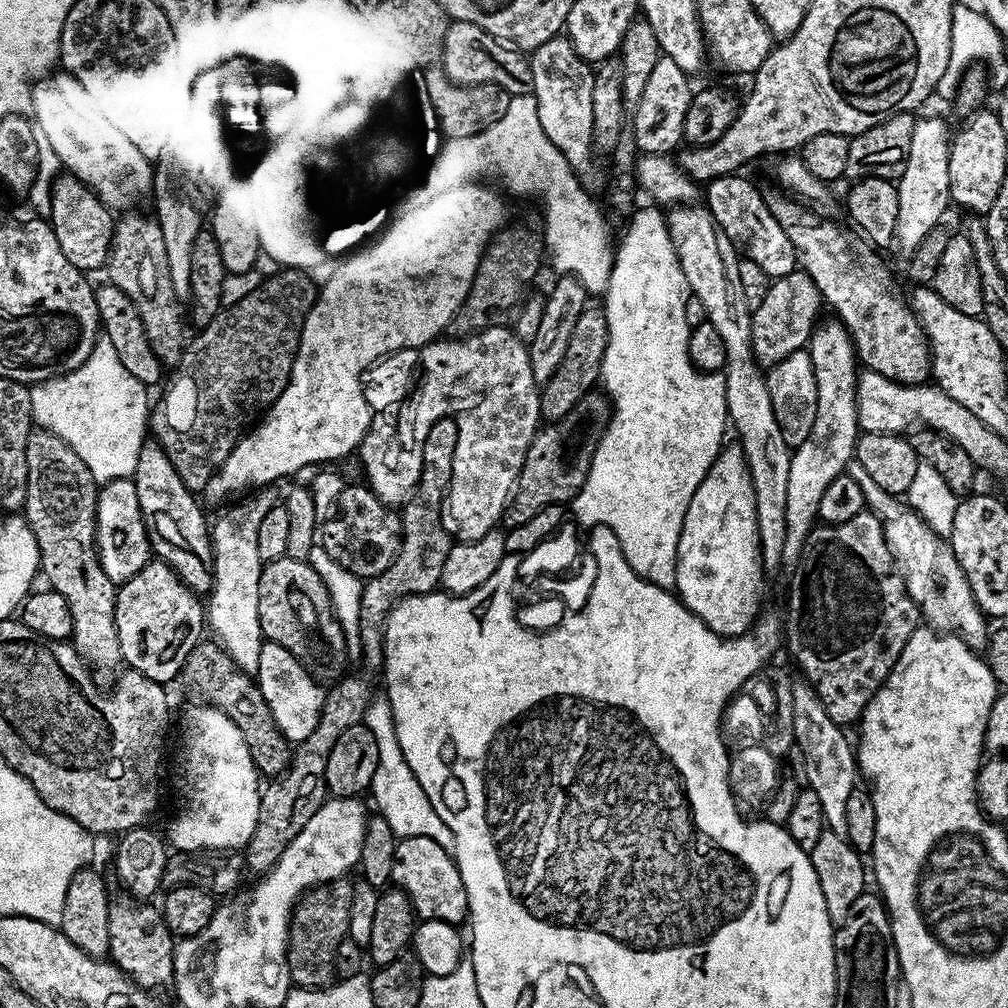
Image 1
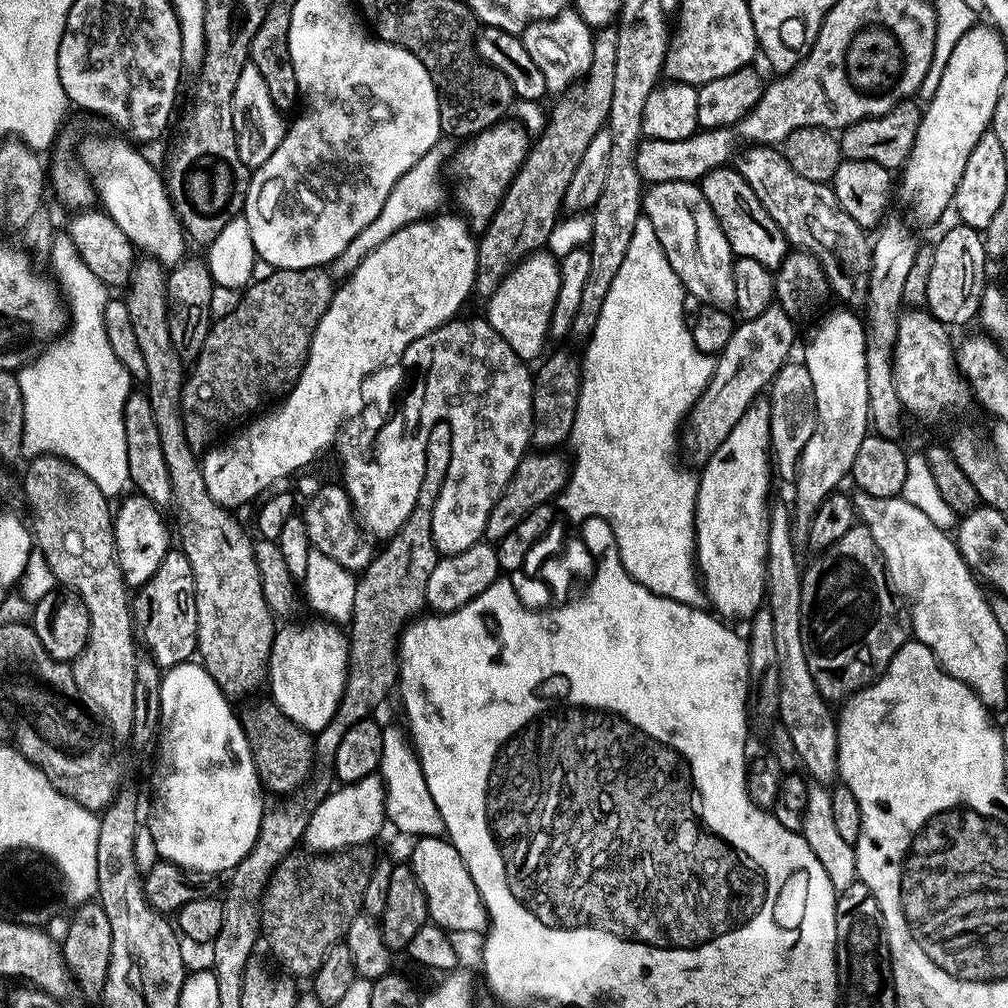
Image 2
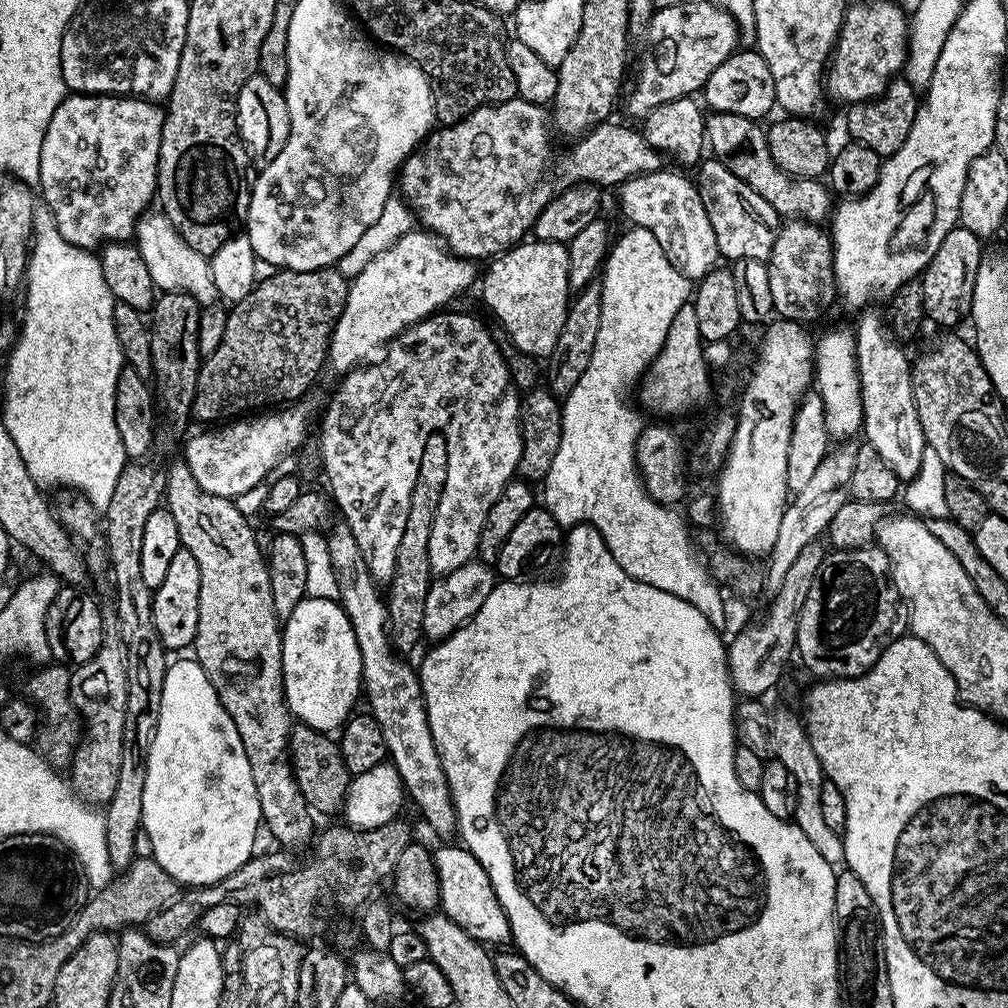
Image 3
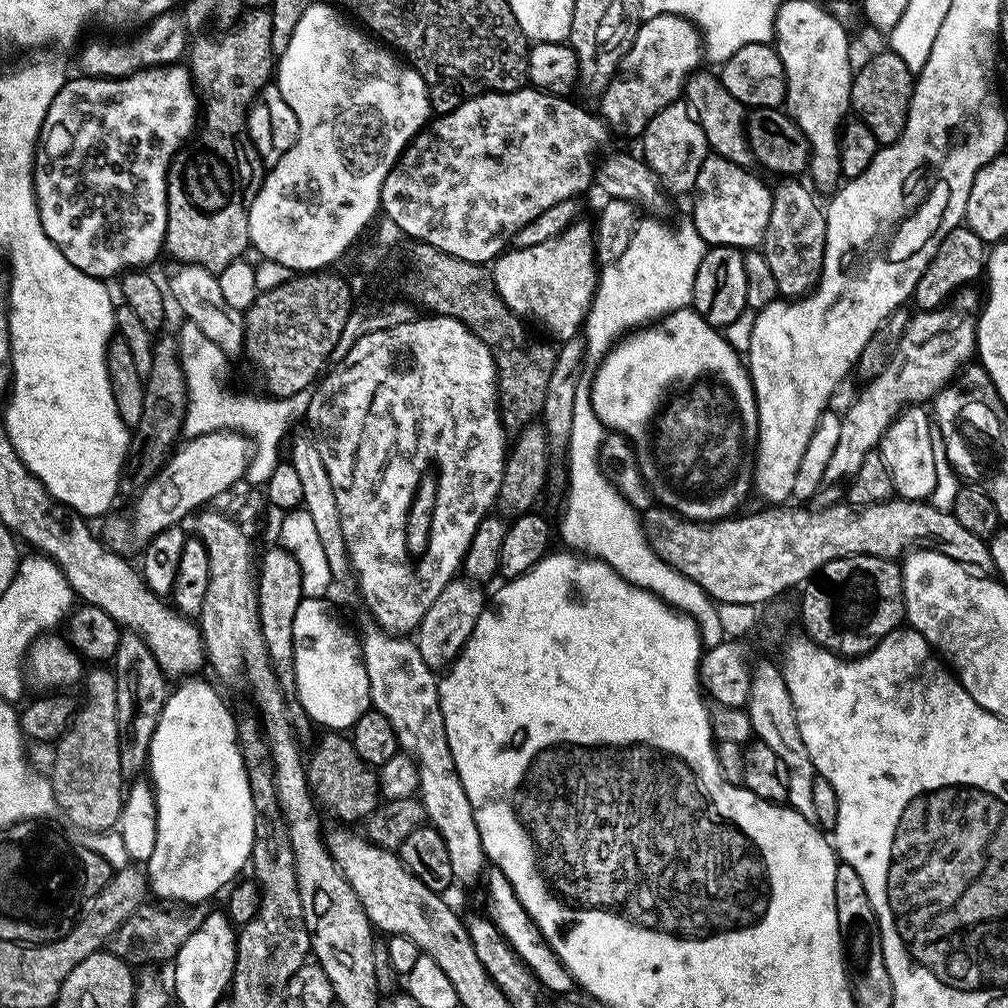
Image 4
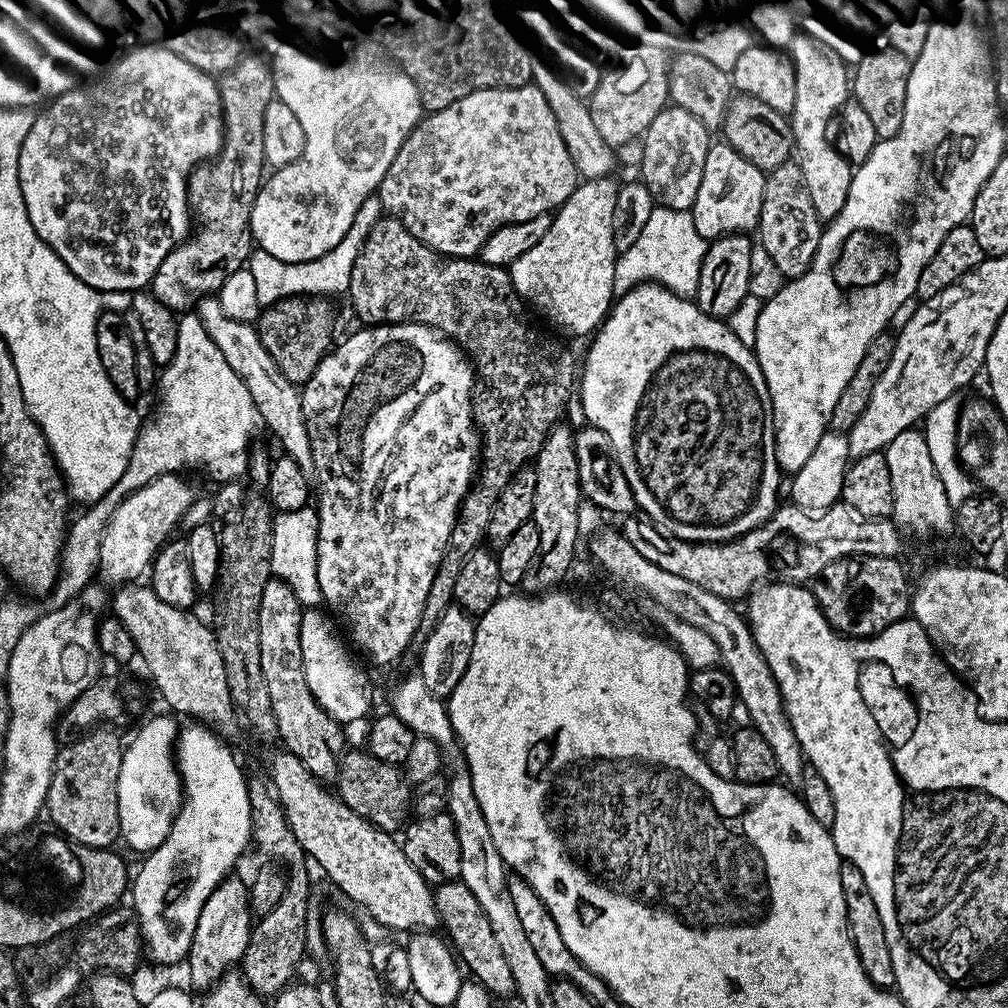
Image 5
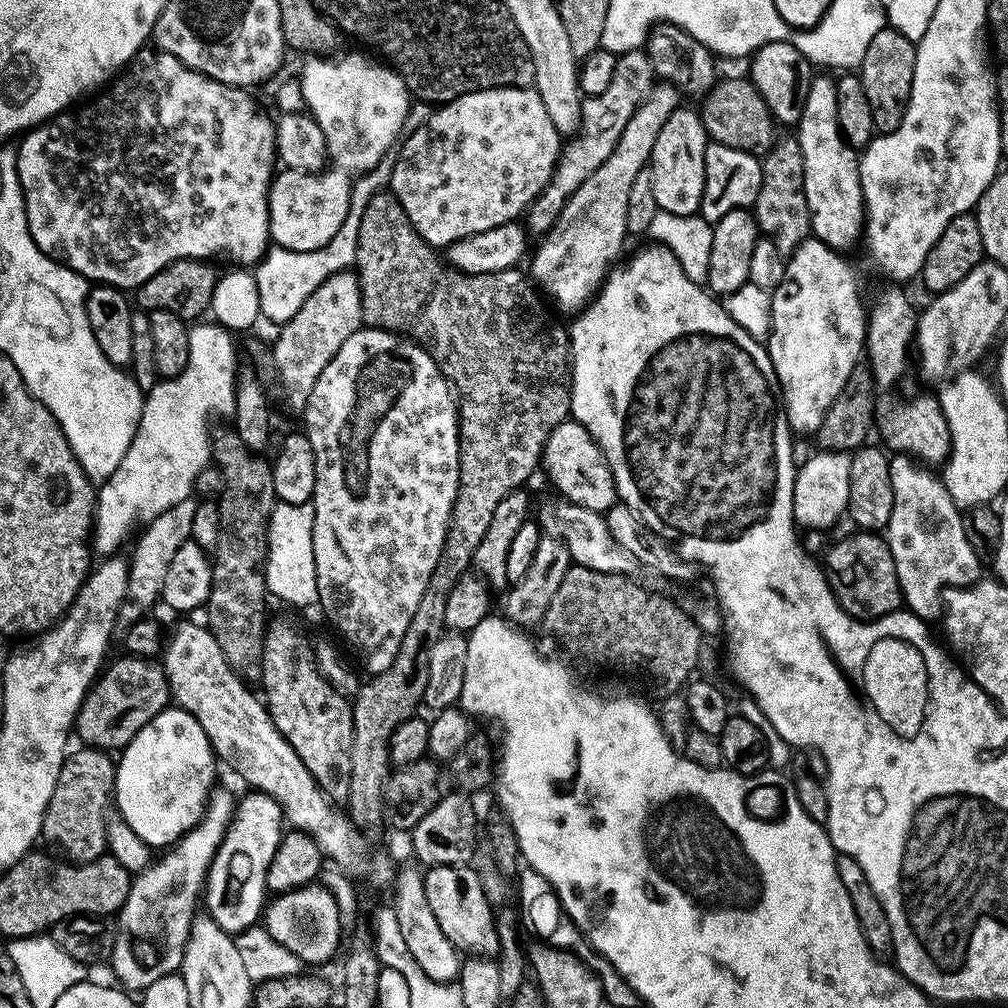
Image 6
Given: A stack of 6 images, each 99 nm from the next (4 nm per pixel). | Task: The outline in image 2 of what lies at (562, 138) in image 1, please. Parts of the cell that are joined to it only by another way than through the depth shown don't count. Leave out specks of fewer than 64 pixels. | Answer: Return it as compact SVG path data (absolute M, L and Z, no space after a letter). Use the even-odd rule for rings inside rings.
M565 10L549 20L535 20L524 28L522 39L526 54L538 62L549 93L563 94L585 76L590 68L593 35L593 29L574 10Z

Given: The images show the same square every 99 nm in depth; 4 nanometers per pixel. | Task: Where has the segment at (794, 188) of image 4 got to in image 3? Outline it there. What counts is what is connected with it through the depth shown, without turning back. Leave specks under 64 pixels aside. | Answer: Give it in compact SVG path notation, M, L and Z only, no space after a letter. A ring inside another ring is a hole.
M788 218L776 231L774 250L770 250L766 263L774 313L779 319L807 325L808 320L818 319L832 303L837 303L832 238L816 224L808 218Z

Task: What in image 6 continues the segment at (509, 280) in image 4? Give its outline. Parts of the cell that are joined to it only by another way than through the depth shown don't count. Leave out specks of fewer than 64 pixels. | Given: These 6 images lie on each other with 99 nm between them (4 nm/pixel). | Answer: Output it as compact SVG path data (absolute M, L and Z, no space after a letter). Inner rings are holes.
M664 81L655 83L630 121L626 122L613 154L582 182L567 200L554 226L543 235L543 241L532 258L530 274L539 289L560 307L572 313L581 311L607 279L625 238L628 238L627 212L632 183L638 172L647 167L659 131L681 104L682 94L674 85Z

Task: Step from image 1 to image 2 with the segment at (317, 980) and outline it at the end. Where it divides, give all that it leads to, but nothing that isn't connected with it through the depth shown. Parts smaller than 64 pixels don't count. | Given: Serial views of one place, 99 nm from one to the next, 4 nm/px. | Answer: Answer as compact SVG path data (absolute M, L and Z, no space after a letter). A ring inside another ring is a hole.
M359 844L353 848L346 848L343 852L327 854L295 850L273 870L260 902L260 926L263 935L268 935L269 942L276 947L276 956L284 963L283 971L289 977L315 976L318 966L322 966L322 958L326 958L326 950L341 943L348 932L350 922L354 922L354 918L361 915L363 894L378 859L378 852L374 849L375 847L367 844Z

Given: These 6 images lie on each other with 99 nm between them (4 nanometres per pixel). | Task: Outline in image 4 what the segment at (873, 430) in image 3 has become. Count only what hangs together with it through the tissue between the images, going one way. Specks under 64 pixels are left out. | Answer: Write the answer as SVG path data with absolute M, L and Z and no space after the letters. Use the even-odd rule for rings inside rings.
M909 406L896 415L884 437L880 439L879 453L886 470L890 470L893 493L901 500L927 501L936 485L934 470L934 424L929 413L920 406Z

